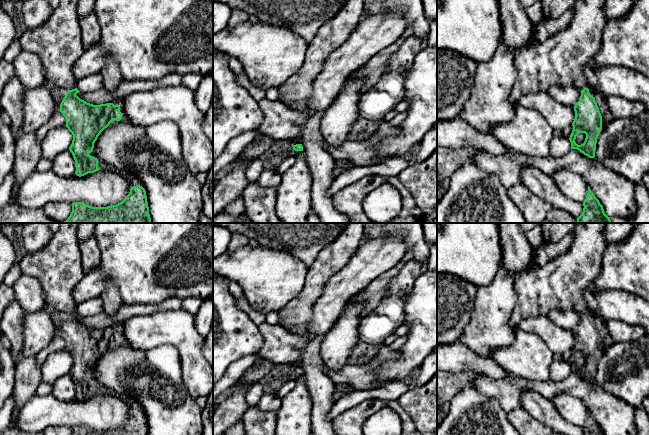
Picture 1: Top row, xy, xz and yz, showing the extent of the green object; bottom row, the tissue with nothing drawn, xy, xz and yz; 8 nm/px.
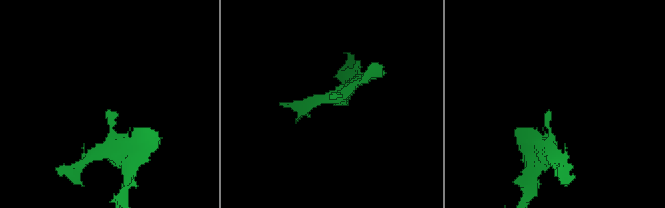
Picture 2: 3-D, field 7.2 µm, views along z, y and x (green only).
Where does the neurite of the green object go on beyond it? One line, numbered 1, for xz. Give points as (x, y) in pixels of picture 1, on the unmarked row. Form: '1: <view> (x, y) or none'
1: none

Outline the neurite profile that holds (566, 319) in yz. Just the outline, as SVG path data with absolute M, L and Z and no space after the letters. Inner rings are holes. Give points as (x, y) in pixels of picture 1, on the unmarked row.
M553 309L548 317L557 326L566 329L574 330L580 323L581 314L571 310Z

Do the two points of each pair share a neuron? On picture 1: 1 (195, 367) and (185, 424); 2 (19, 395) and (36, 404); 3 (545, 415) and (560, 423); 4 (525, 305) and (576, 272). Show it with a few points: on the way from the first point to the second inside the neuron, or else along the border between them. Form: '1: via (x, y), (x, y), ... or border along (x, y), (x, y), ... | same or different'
1: border along (181, 374), (183, 384), (195, 400) | different
2: border along (35, 394), (18, 409), (15, 419) | different
3: via (549, 416), (556, 423) | same
4: via (538, 294), (543, 289), (560, 284), (563, 281) | same

